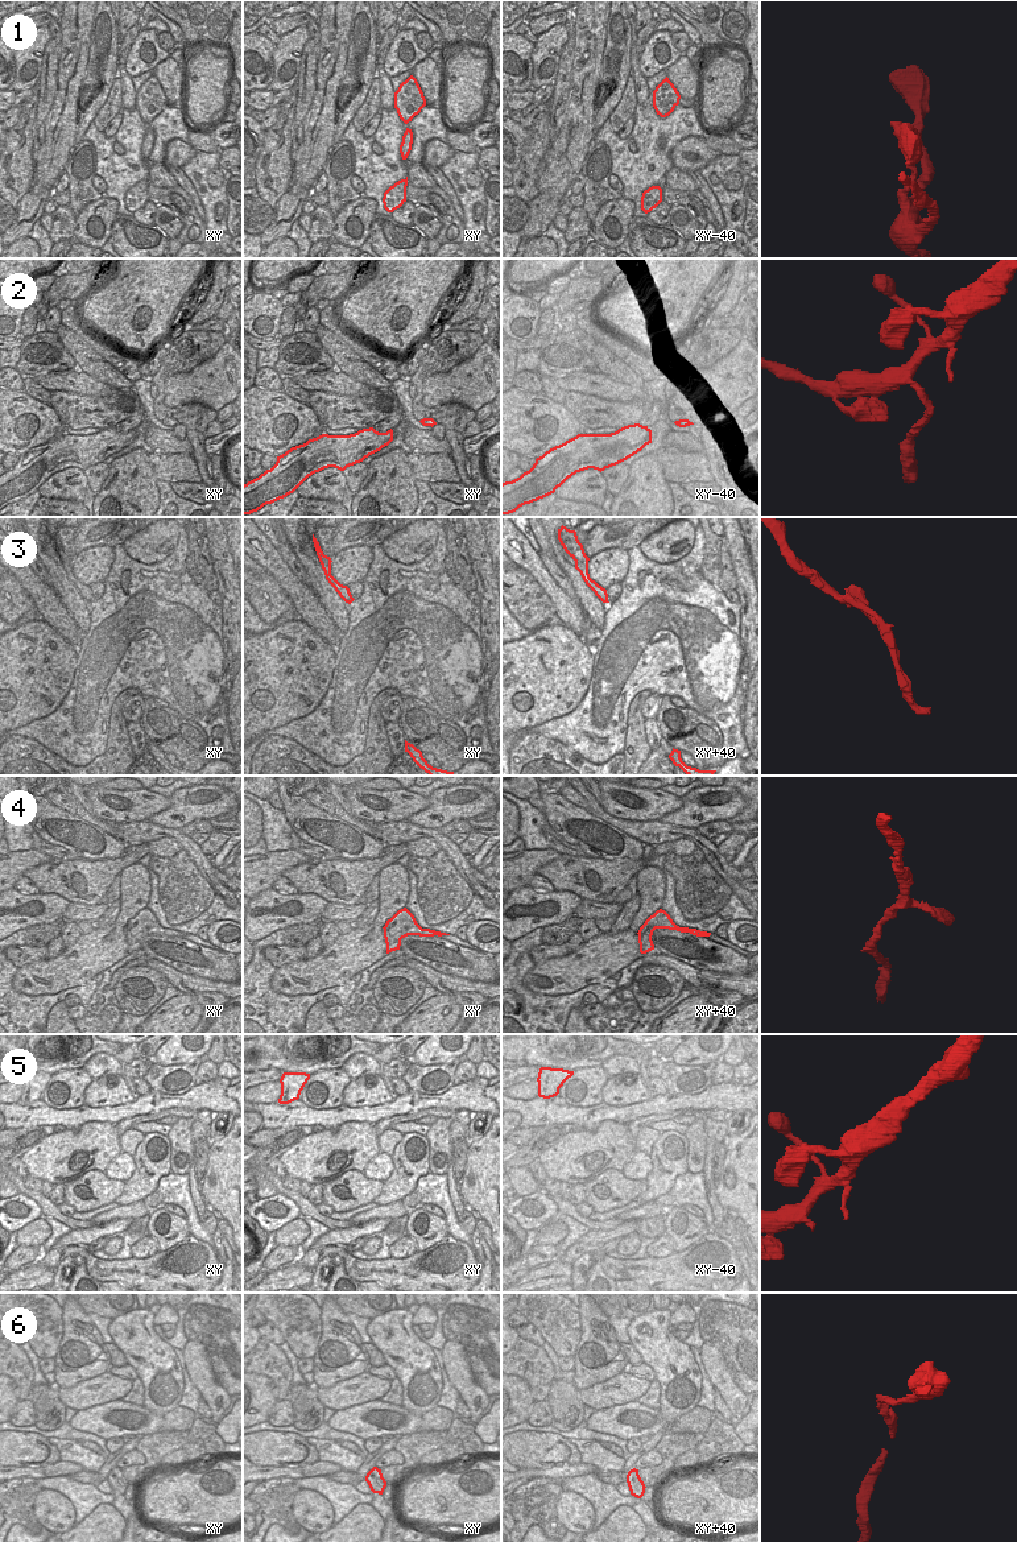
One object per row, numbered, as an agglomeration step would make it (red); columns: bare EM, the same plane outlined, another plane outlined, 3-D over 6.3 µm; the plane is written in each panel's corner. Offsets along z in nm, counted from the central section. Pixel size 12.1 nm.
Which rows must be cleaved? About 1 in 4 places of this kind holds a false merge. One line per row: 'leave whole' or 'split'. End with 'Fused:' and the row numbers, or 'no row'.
1: leave whole
2: split
3: leave whole
4: leave whole
5: leave whole
6: leave whole
Fused: 2

